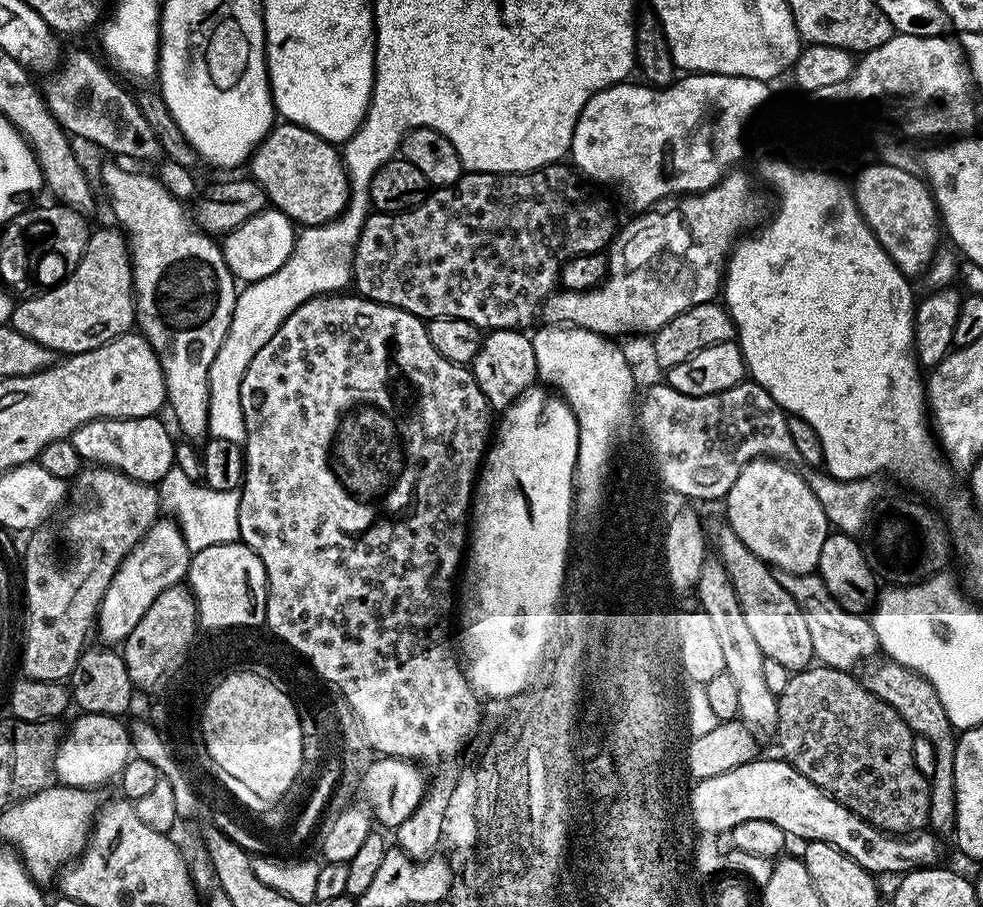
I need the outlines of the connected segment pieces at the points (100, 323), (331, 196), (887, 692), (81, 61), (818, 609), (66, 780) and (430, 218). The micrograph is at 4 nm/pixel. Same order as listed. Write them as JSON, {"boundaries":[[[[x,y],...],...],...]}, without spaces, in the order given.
{"boundaries":[[[[119,227],[100,228],[88,237],[88,245],[78,262],[78,266],[69,276],[54,287],[37,291],[37,296],[15,305],[12,310],[10,326],[32,338],[42,346],[46,346],[57,354],[75,354],[89,352],[114,338],[123,336],[133,327],[136,318],[136,301],[132,287],[132,257],[128,251],[128,242]]],[[[287,122],[277,123],[256,145],[250,157],[251,164],[251,179],[267,194],[268,204],[288,216],[296,226],[317,228],[319,224],[329,224],[331,220],[337,220],[348,207],[348,171],[344,166],[341,149],[333,141],[323,140],[308,128]]],[[[876,658],[863,665],[862,683],[866,690],[873,692],[882,702],[886,702],[901,715],[902,721],[916,736],[926,738],[934,746],[934,774],[929,790],[928,824],[931,831],[941,838],[951,837],[956,831],[956,791],[954,790],[954,754],[956,753],[957,733],[938,698],[938,690],[922,674],[902,666],[896,660]]],[[[72,52],[66,60],[67,56],[58,70],[47,77],[48,85],[43,85],[42,95],[44,103],[52,111],[52,117],[69,137],[77,141],[89,140],[128,160],[152,160],[155,156],[159,157],[161,148],[158,139],[146,122],[137,104],[137,97],[128,93],[90,53]]],[[[777,571],[775,573],[782,590],[786,590],[798,602],[802,614],[806,618],[806,627],[810,630],[810,642],[814,642],[814,657],[823,667],[852,670],[852,667],[863,665],[869,658],[877,655],[880,643],[874,634],[874,626],[867,615],[851,612],[838,606],[836,599],[826,590],[826,582],[818,574],[796,576],[792,572]]],[[[86,712],[63,733],[56,756],[52,760],[55,779],[65,788],[97,789],[107,780],[115,781],[133,755],[132,738],[125,721],[118,716]]],[[[564,162],[547,164],[545,168],[536,168],[533,172],[465,171],[464,175],[458,178],[458,182],[445,188],[429,191],[427,198],[416,208],[408,208],[404,212],[373,211],[369,215],[368,221],[362,226],[360,237],[352,253],[350,261],[352,265],[351,283],[354,288],[356,284],[355,291],[364,299],[401,308],[410,314],[419,316],[425,322],[438,318],[450,318],[451,320],[465,320],[481,330],[531,329],[537,323],[537,321],[535,322],[536,316],[538,320],[541,315],[544,301],[557,291],[560,272],[564,269],[564,263],[573,260],[576,256],[589,256],[595,252],[603,253],[611,245],[618,231],[618,223],[616,224],[615,218],[608,213],[607,206],[599,204],[596,200],[591,200],[584,193],[583,186],[585,187],[581,177]]]]}

